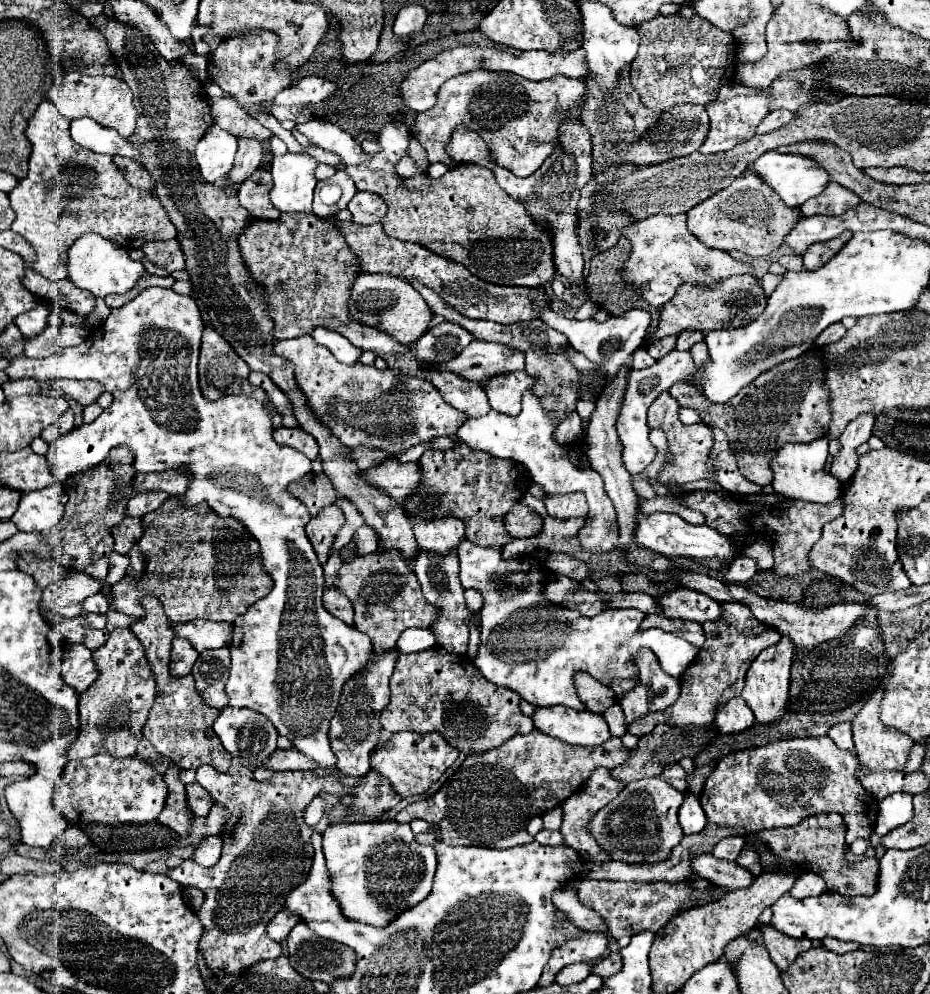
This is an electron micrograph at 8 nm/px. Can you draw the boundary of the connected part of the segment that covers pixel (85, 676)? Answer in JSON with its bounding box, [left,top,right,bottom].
[62,644,98,694]

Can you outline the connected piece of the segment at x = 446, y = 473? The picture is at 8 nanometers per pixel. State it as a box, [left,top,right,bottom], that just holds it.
[402,442,530,548]

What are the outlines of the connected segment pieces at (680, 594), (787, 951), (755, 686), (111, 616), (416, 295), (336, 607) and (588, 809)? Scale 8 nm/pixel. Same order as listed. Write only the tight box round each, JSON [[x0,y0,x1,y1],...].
[[658,588,724,622],[758,924,822,970],[742,640,794,724],[106,610,136,632],[348,274,434,344],[322,588,354,624],[562,768,622,862]]

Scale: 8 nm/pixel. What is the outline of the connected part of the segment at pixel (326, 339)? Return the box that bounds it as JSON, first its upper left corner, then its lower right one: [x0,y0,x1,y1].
[312,328,362,364]

